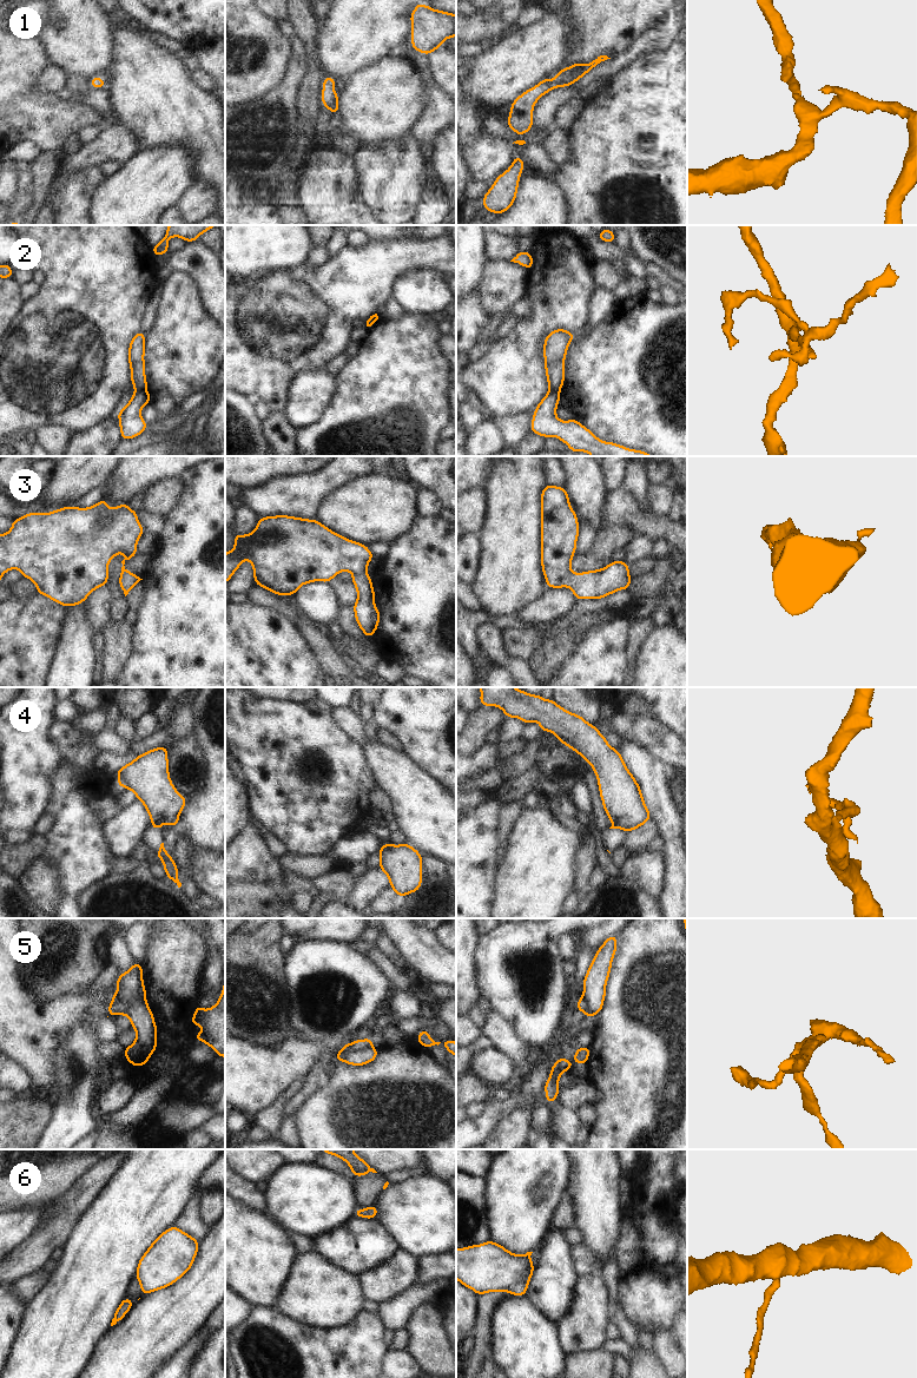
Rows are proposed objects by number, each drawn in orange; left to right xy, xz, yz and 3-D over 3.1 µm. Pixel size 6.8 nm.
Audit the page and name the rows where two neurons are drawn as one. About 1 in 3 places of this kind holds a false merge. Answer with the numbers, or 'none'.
2, 4, 5

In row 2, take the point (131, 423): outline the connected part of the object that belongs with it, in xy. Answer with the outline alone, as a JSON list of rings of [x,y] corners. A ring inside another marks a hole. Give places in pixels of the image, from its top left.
[[[137,390],[126,407],[118,411],[121,440],[137,437],[146,430],[147,423],[143,420],[140,410],[150,400],[151,394],[146,390]]]

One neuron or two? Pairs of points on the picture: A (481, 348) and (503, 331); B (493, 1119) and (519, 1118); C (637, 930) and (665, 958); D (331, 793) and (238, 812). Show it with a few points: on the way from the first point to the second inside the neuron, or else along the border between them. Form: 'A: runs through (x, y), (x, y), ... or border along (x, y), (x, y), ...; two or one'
A: runs through (487, 344), (497, 337); one
B: border along (527, 1106), (516, 1106), (488, 1136); two
C: runs through (644, 937), (658, 951); one
D: border along (243, 785), (250, 812); two

